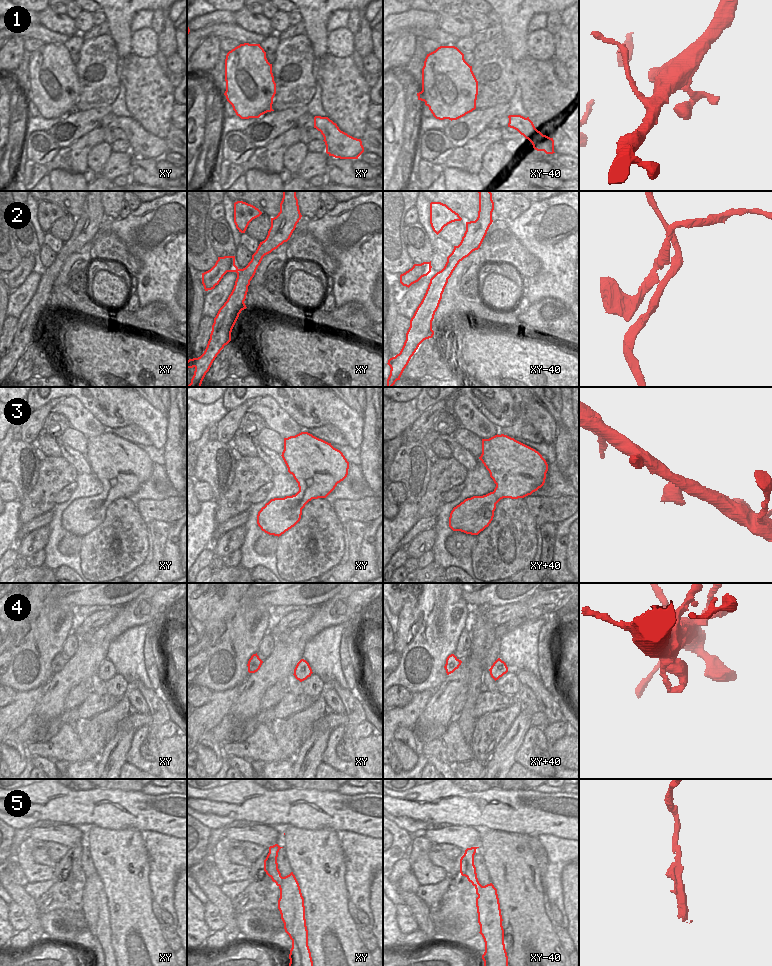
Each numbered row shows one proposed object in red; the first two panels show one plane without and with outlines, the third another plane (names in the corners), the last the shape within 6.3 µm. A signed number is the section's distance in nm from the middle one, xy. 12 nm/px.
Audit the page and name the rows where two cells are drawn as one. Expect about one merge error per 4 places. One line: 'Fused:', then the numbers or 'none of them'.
Fused: 2, 5.

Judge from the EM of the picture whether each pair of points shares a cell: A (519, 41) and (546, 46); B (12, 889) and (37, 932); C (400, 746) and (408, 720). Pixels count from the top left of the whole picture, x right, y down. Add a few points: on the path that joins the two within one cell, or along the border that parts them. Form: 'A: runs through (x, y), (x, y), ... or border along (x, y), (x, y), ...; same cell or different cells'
A: border along (529, 33), (526, 43), (527, 54); different cells
B: runs through (23, 900), (29, 906), (34, 921); same cell
C: border along (411, 728), (398, 728), (394, 733), (393, 740); different cells

